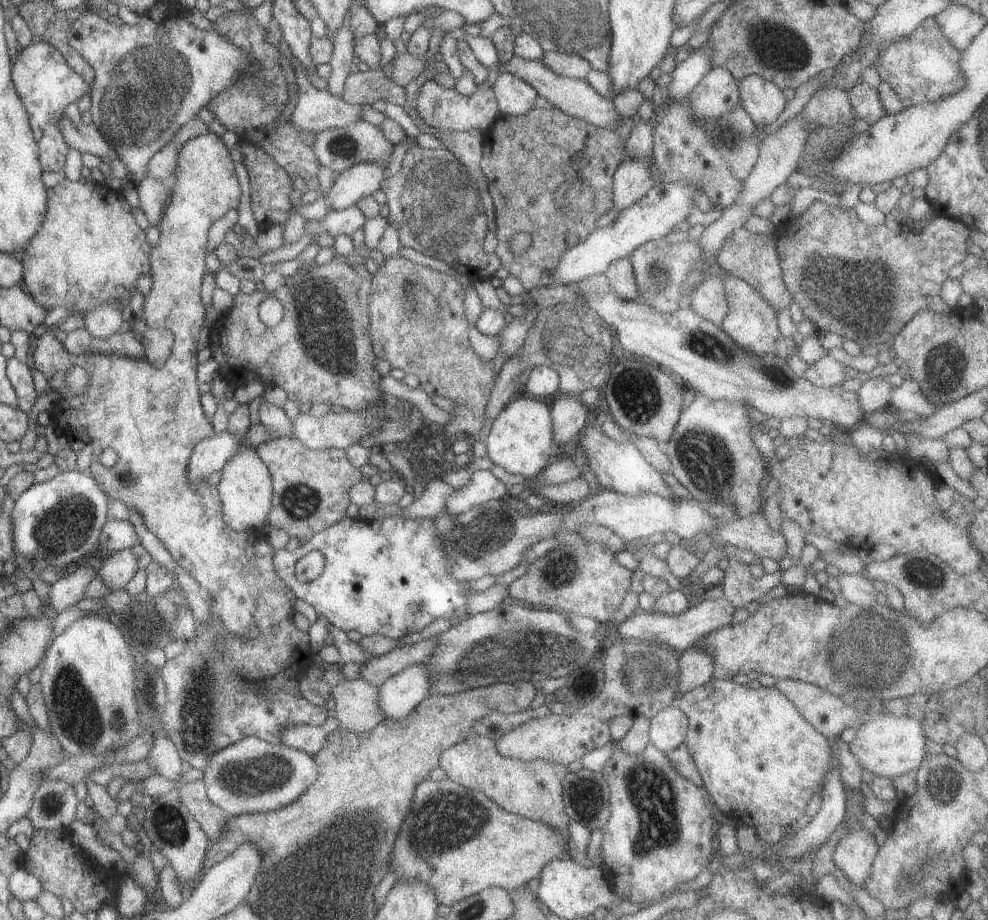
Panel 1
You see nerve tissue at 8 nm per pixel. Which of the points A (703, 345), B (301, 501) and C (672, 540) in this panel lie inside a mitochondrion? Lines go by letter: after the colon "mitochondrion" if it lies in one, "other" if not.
A: mitochondrion
B: mitochondrion
C: other

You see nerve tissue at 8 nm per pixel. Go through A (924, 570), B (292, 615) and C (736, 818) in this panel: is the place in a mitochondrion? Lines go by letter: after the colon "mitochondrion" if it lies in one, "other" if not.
A: mitochondrion
B: other
C: other

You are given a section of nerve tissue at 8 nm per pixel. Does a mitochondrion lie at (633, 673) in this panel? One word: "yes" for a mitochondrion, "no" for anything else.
yes

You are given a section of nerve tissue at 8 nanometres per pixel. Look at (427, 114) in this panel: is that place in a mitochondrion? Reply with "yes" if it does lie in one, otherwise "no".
no

